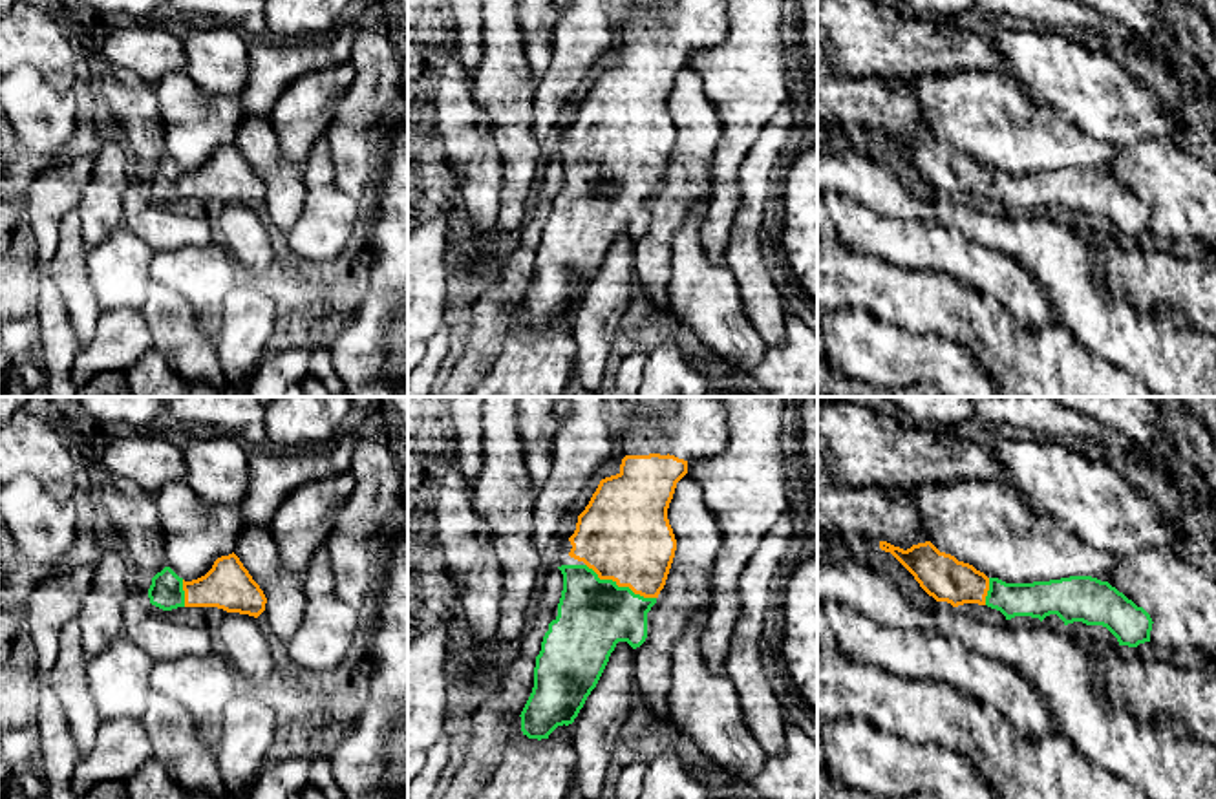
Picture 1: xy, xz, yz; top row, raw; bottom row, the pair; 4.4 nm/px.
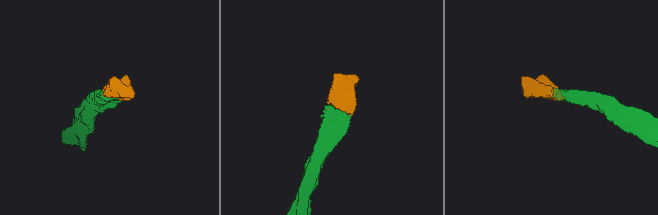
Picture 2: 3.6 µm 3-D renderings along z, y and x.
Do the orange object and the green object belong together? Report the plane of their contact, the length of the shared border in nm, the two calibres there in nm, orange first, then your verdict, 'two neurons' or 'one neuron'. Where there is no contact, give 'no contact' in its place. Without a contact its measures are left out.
meets orange in xz; contact 340 nm long; 420 nm thick on the orange side, 320 nm on the other; one neuron

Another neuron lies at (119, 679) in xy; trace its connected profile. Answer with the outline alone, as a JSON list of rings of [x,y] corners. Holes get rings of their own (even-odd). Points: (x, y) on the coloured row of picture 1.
[[[121,633],[112,645],[93,656],[88,667],[91,700],[102,720],[143,719],[154,660]]]

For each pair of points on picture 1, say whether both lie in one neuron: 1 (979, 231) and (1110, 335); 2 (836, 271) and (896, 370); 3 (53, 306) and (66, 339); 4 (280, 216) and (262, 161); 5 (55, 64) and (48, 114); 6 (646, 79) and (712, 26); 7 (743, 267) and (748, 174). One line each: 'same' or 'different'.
1: same
2: different
3: same
4: same
5: different
6: same
7: same

